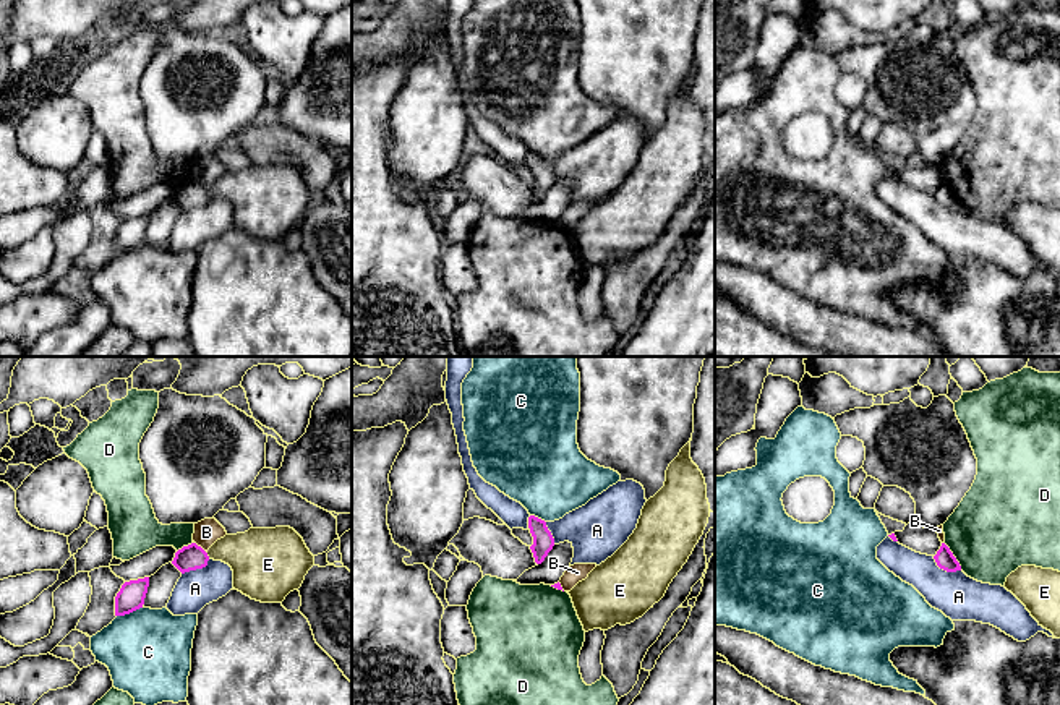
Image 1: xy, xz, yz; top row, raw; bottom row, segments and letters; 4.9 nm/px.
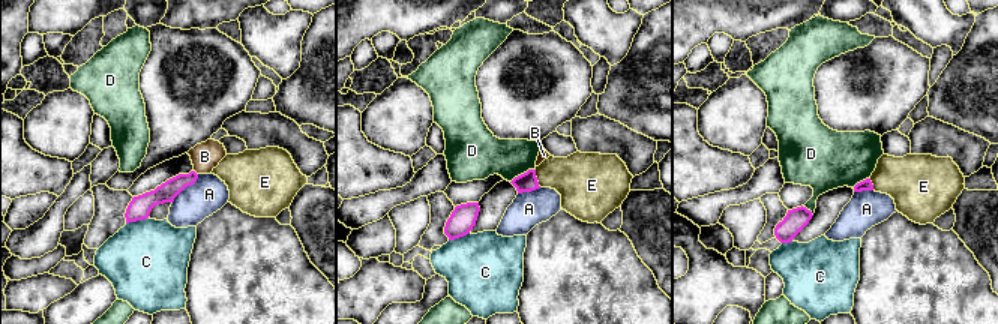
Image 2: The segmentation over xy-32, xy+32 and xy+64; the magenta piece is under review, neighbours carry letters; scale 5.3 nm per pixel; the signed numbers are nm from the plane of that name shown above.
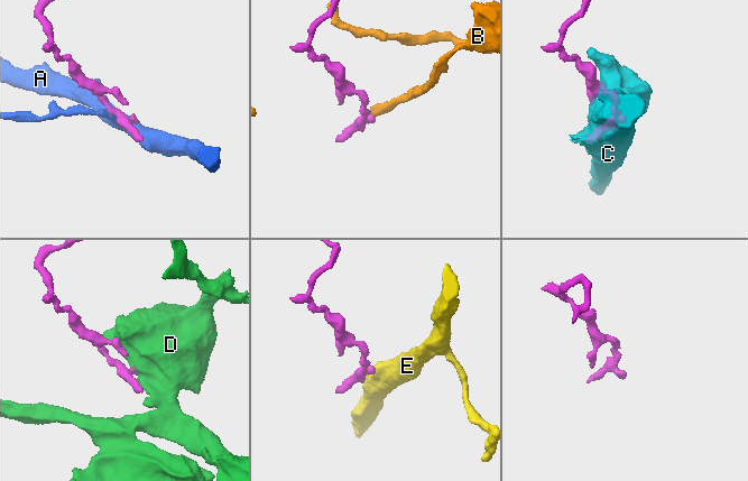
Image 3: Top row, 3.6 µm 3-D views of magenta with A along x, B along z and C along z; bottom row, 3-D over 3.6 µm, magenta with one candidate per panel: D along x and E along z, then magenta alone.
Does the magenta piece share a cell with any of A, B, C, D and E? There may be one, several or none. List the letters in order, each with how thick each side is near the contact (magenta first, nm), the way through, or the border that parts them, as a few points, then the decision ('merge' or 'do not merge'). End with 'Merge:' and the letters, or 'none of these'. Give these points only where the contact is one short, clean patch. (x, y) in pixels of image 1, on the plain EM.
A: 90/220 nm | do not merge
B: 130/130 nm | along xy (195, 179), (205, 188) | do not merge
C: 130/420 nm | do not merge
D: 90/440 nm | do not merge
E: 130/280 nm | along xy (205, 188), (209, 195) | do not merge
Merge: none of these

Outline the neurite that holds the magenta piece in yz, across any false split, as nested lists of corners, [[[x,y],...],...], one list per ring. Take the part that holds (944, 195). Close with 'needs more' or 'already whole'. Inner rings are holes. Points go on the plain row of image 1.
[[[942,180],[934,196],[937,203],[947,209],[961,207],[960,199],[956,198],[956,194],[953,193],[953,190],[950,188],[950,185],[945,180]]] | already whole

